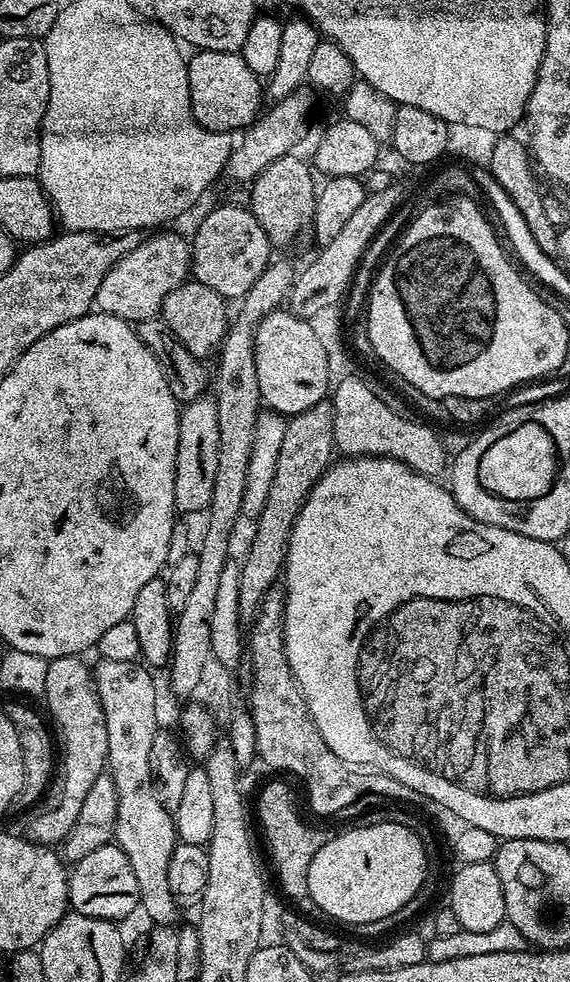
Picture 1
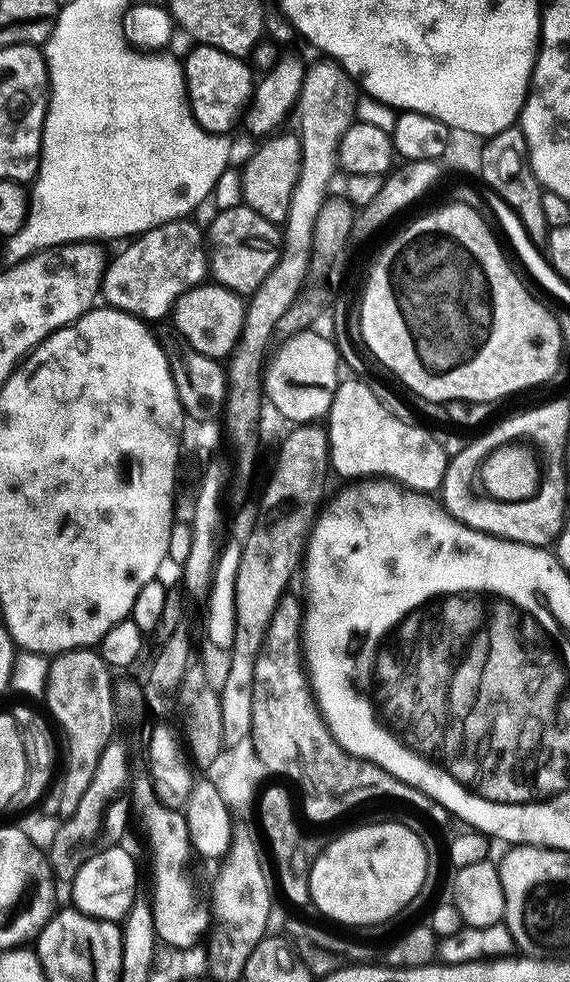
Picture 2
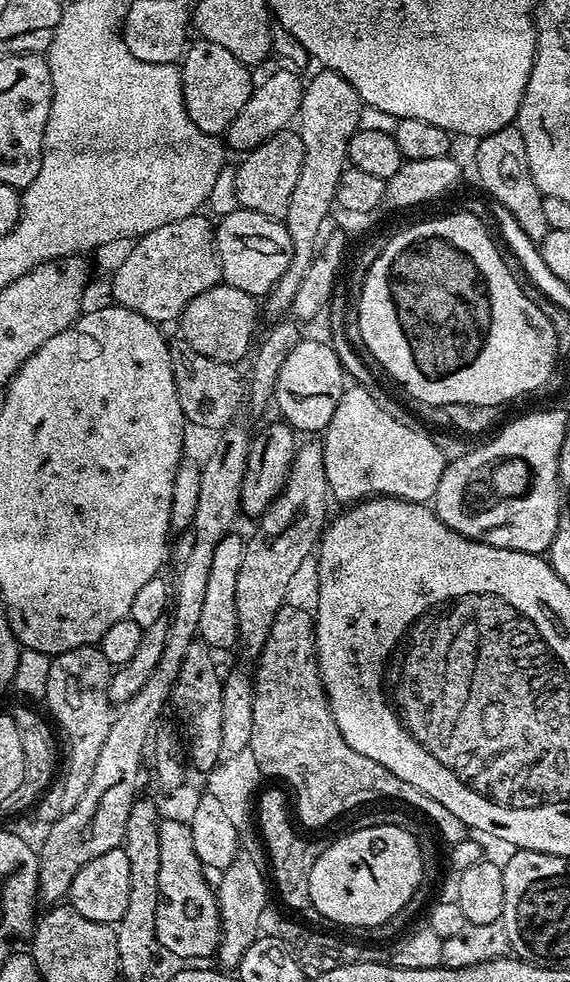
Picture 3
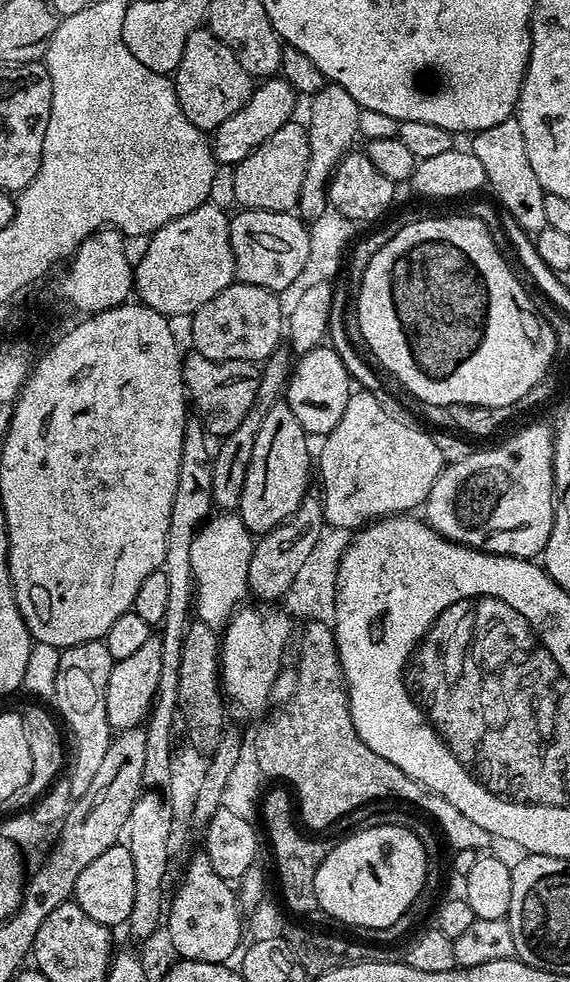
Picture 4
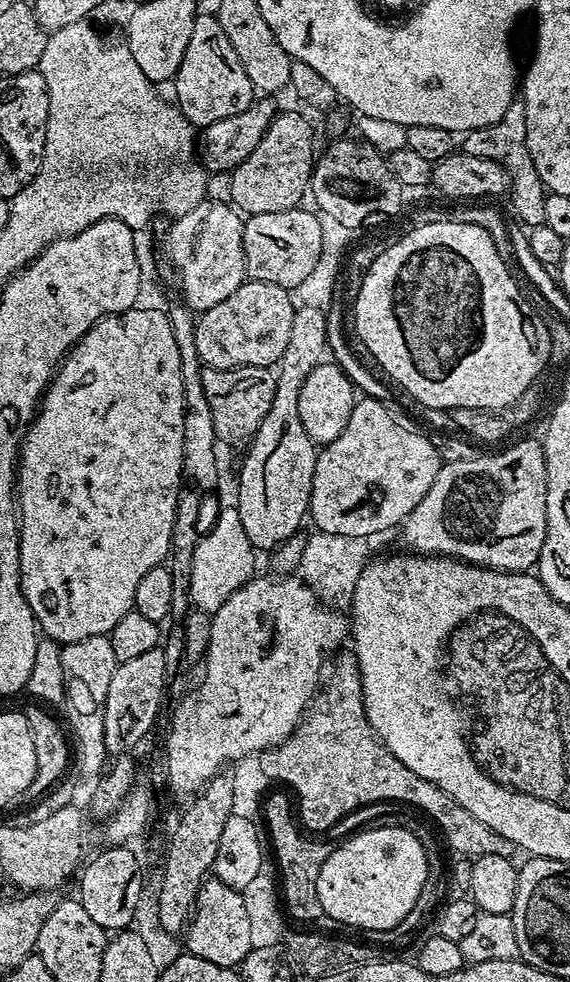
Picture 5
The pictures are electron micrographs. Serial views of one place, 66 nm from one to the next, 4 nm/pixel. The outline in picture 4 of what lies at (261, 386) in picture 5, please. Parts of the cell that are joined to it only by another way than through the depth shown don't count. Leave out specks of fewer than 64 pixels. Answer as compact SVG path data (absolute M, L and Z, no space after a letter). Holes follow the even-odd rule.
M189 351L182 360L184 391L209 437L223 438L241 425L258 394L261 369L251 360L211 360Z

